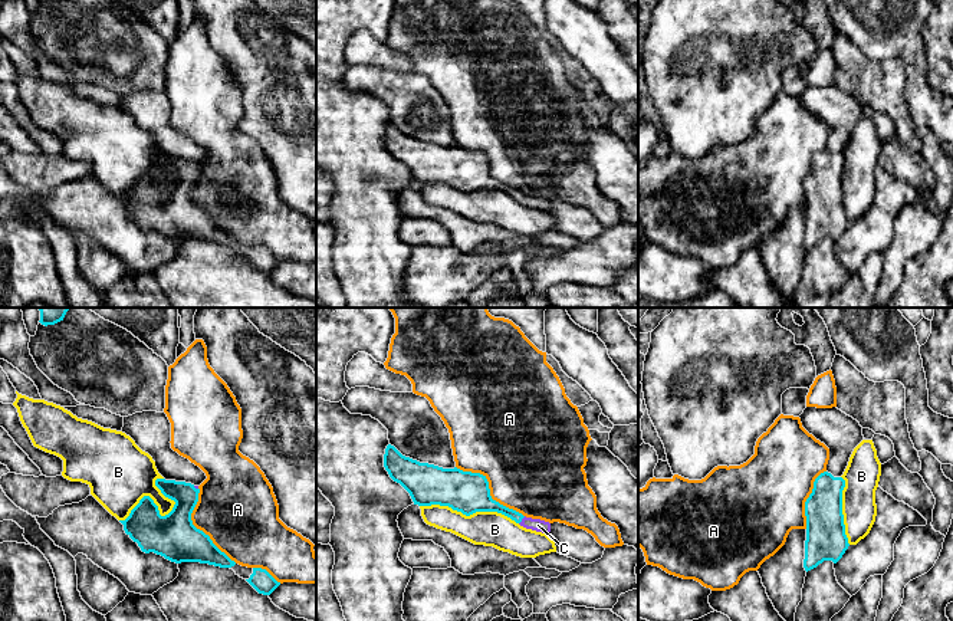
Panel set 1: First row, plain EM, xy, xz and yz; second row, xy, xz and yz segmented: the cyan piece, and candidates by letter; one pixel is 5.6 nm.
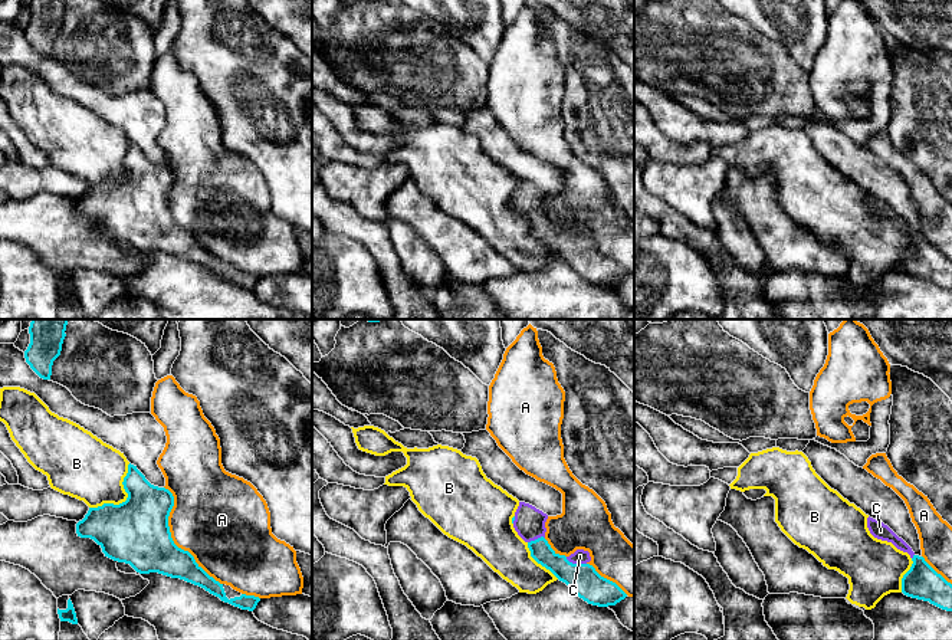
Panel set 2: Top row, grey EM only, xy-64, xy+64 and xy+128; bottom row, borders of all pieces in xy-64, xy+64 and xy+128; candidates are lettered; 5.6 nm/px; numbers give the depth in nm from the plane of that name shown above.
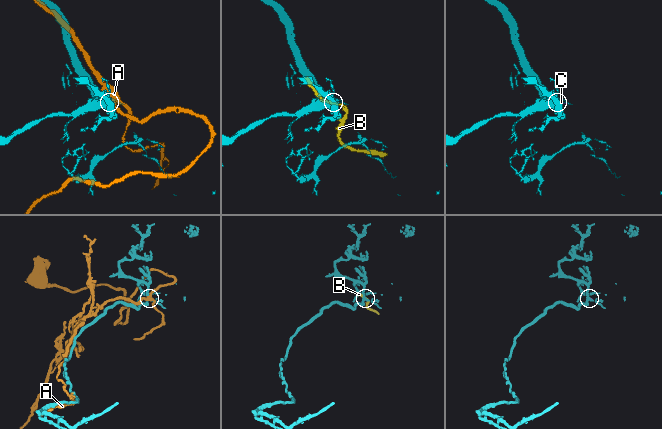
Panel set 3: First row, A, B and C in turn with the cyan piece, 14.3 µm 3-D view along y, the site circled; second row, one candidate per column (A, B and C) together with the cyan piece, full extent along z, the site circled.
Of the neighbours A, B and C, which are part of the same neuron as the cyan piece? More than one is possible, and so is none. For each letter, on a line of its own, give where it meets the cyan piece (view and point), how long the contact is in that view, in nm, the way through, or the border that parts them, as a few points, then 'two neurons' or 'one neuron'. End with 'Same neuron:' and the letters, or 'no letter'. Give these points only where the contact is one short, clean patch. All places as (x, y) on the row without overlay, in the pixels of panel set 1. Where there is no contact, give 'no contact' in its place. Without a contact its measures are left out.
A: contact xz (489, 167); length 480 nm; two neurons
B: contact xy (158, 191); length 340 nm; two neurons
C: contact xz (521, 199); length 60 nm; one neuron
Same neuron: C

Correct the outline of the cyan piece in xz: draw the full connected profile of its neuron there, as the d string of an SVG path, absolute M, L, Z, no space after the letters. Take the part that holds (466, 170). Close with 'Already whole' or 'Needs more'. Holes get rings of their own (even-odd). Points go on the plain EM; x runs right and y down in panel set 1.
M388 122L384 132L384 145L390 155L400 161L418 184L448 184L453 188L470 194L476 190L497 190L520 204L542 211L551 210L551 201L526 196L509 187L490 174L489 160L480 151L463 150L457 145L443 147L428 141L420 141L402 134Z. Needs more

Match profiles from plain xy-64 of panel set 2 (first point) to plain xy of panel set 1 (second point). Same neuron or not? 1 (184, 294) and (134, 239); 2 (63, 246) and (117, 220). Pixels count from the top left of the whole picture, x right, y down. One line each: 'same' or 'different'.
1: different
2: same

